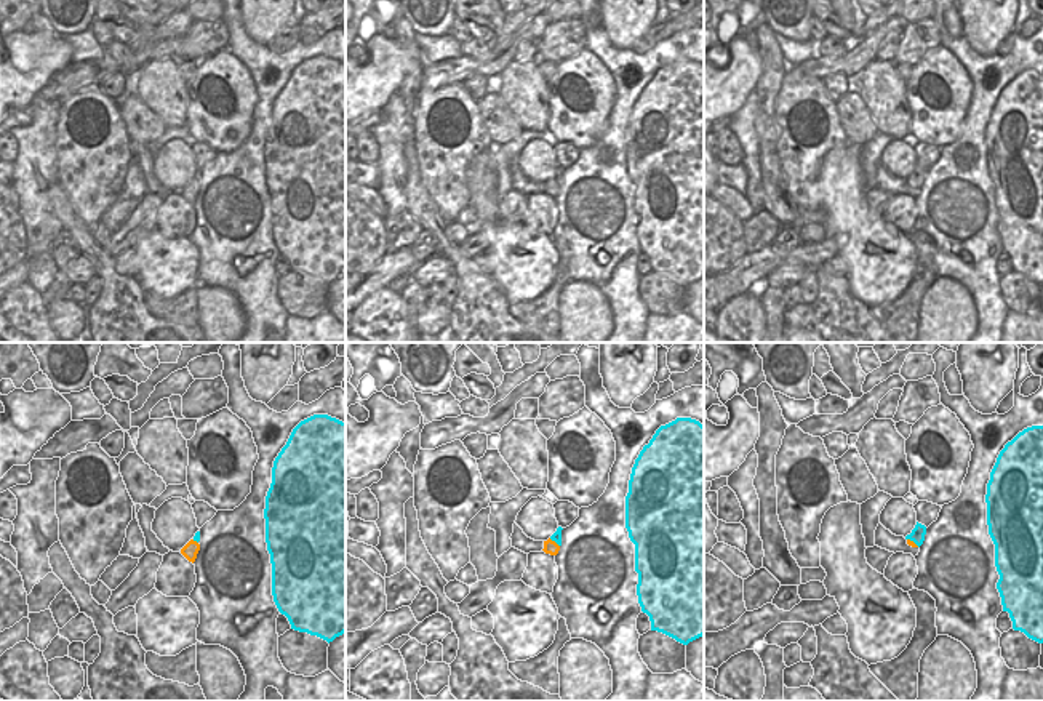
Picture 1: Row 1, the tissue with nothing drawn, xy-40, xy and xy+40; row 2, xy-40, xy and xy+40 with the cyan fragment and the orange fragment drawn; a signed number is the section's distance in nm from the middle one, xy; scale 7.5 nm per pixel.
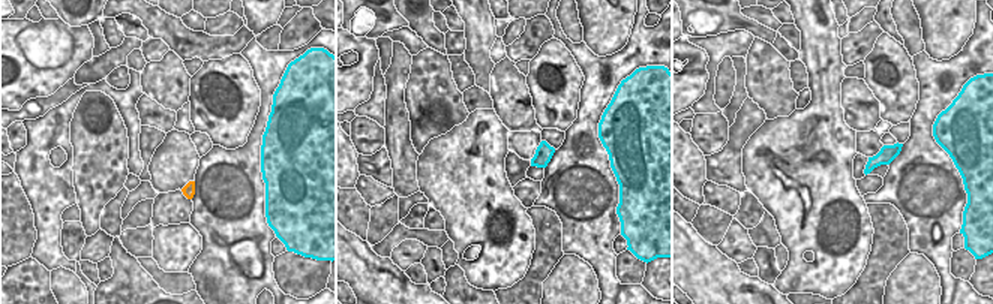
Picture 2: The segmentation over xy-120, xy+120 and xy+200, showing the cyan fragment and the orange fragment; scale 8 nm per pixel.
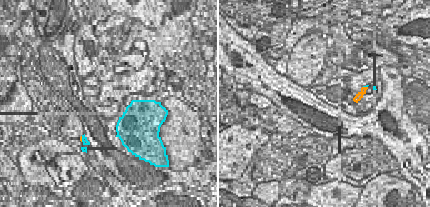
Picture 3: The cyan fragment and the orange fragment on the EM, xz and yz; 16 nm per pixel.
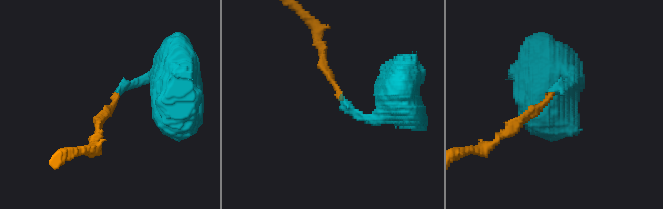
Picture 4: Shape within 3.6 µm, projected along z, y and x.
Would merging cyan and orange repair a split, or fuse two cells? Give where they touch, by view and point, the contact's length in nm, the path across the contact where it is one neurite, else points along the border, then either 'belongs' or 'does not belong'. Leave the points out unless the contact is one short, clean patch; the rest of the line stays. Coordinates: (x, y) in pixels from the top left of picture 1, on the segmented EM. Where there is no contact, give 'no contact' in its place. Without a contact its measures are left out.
meets cyan in xy+40 at (914, 541); contact 120 nm long; border along xy+40 (907, 538), (919, 546); does not belong

